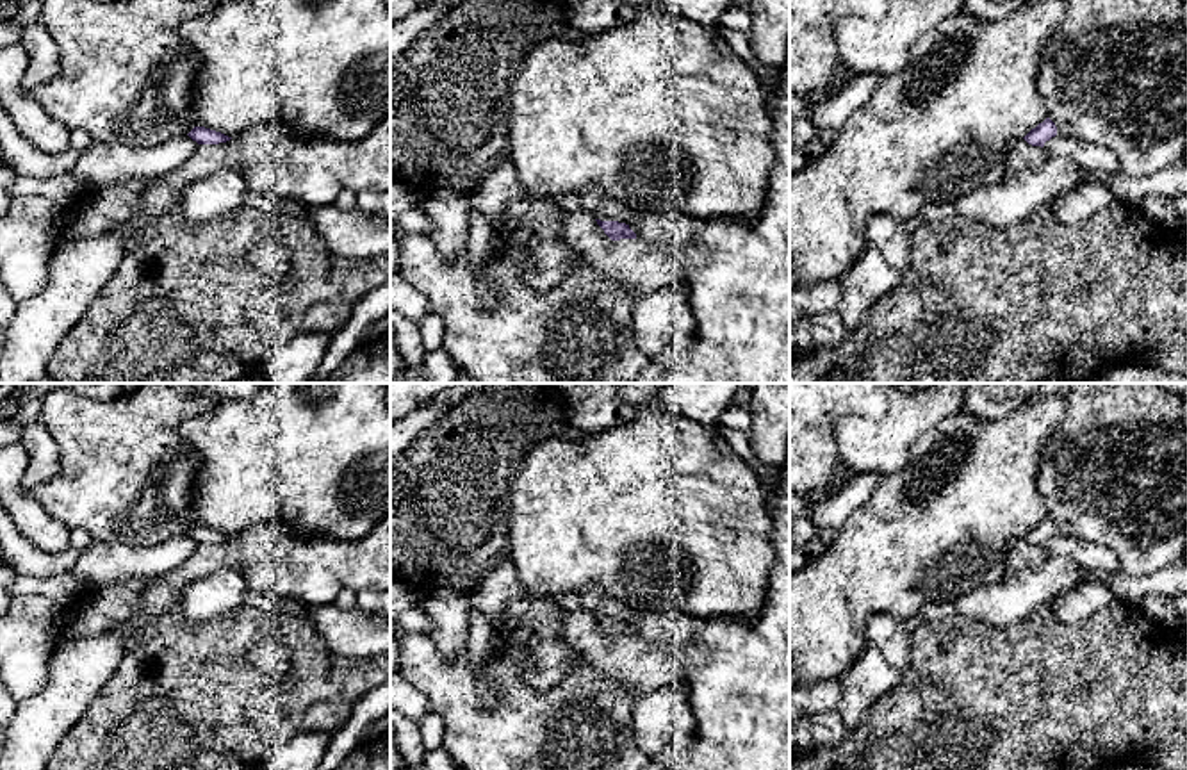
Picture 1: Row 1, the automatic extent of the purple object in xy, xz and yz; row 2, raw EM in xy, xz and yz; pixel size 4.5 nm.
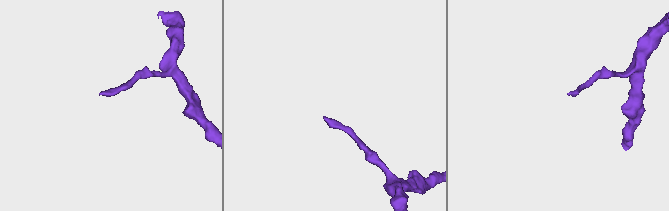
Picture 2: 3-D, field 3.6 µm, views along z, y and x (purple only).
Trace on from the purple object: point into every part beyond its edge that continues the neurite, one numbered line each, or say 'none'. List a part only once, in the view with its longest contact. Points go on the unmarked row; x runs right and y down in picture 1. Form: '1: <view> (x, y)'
none

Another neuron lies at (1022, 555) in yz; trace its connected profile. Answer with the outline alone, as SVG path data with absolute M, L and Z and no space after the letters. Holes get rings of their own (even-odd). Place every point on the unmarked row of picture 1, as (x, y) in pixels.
M1016 538L1009 545L1007 574L1039 569L1048 560L1041 545L1032 545L1025 538Z

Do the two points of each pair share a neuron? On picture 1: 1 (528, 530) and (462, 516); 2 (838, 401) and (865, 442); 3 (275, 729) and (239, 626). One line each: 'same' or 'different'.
1: different
2: different
3: same

